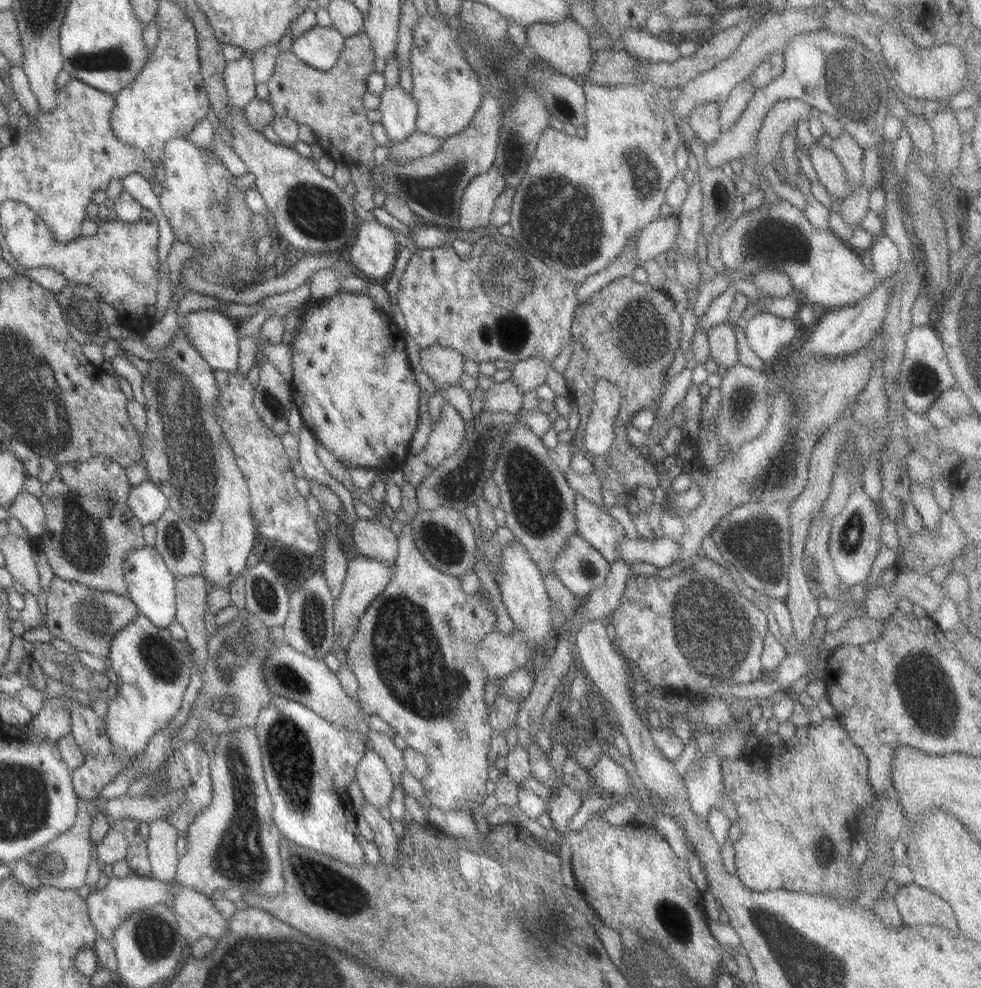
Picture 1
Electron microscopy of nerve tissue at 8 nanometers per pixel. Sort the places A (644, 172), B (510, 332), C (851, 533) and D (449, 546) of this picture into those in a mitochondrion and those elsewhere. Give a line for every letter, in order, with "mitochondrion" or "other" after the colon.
A: mitochondrion
B: mitochondrion
C: mitochondrion
D: mitochondrion

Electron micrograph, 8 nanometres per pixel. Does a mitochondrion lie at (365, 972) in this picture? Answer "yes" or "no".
no

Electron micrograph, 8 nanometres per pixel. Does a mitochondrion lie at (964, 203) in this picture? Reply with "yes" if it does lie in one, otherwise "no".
no

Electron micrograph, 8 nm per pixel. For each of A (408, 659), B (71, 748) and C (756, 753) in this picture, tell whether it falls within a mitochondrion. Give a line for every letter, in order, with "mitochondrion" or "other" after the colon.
A: mitochondrion
B: other
C: other

